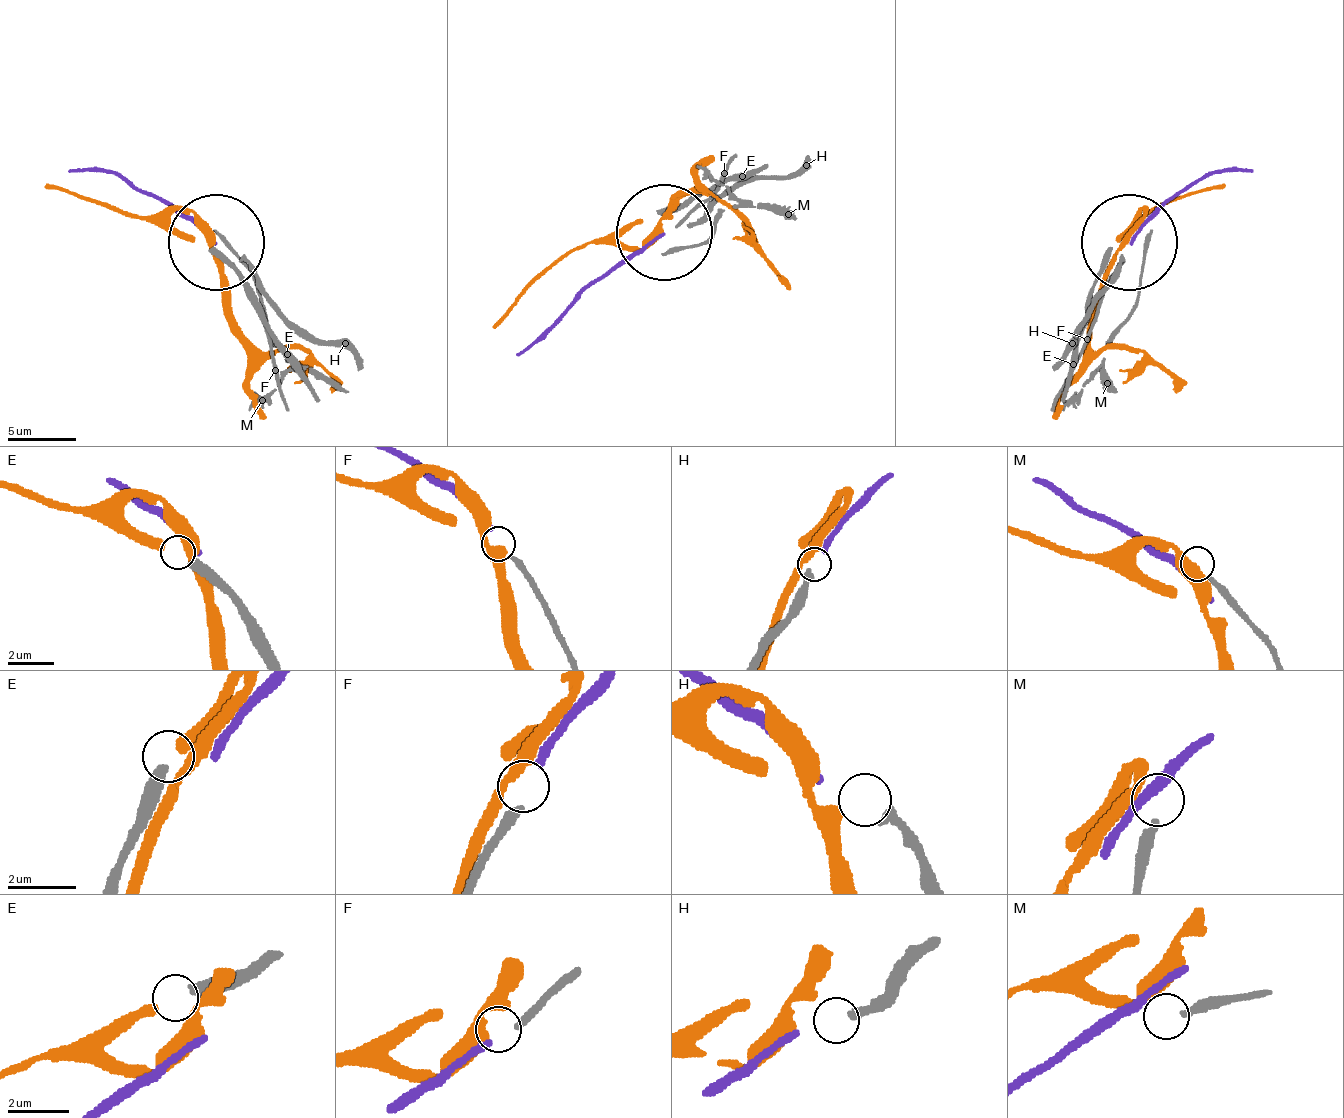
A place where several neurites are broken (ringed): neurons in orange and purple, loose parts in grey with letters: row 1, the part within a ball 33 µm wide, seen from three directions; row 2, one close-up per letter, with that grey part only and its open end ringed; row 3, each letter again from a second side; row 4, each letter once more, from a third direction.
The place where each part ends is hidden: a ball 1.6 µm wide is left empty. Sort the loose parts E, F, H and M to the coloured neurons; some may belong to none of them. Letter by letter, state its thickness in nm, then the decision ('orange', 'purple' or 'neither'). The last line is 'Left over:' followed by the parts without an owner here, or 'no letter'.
E: 420 nm | orange
F: 260 nm | purple
H: 280 nm | neither
M: 240 nm | neither
Left over: H, M

